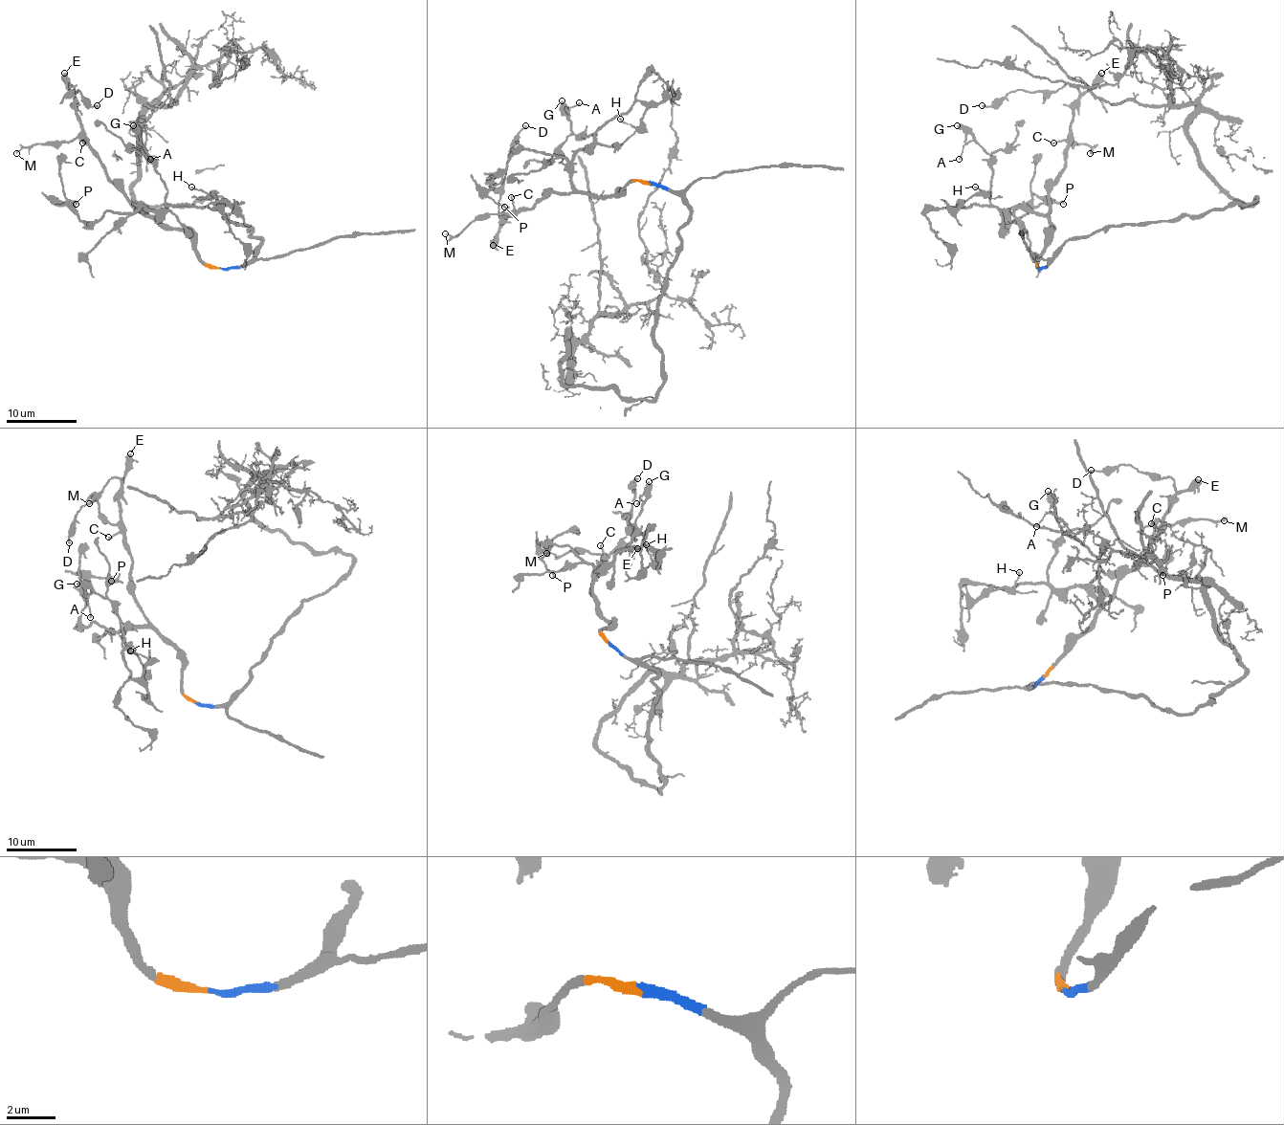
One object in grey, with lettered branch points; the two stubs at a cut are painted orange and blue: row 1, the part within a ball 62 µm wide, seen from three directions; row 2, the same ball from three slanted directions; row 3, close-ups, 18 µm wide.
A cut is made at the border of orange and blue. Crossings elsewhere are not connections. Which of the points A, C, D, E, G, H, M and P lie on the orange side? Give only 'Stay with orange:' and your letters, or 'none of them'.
Stay with orange: A, C, D, E, G, H, M, P

